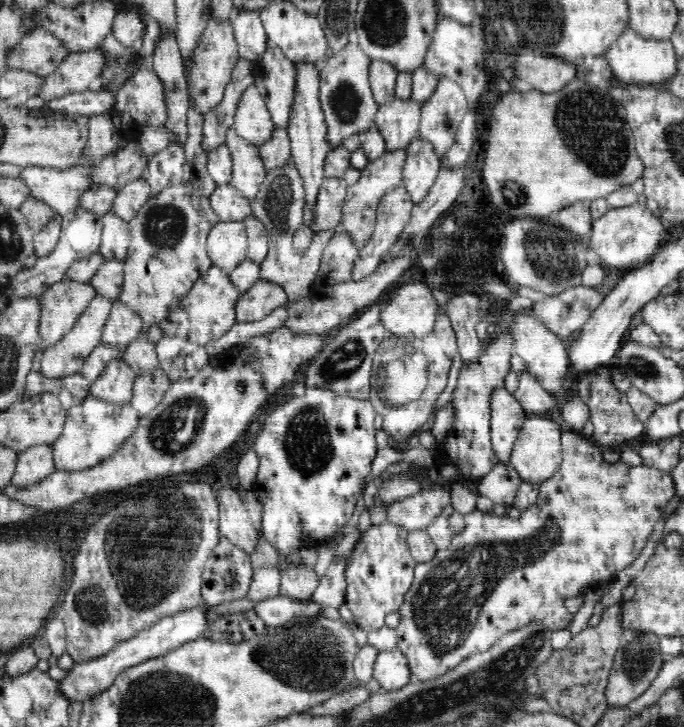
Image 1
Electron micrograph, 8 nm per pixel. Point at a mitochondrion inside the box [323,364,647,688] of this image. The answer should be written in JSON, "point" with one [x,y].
{"point":[445,608]}

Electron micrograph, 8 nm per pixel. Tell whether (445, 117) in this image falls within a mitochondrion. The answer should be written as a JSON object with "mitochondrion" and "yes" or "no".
{"mitochondrion":"yes"}

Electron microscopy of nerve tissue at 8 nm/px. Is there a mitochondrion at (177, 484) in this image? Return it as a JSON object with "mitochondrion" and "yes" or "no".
{"mitochondrion":"no"}

